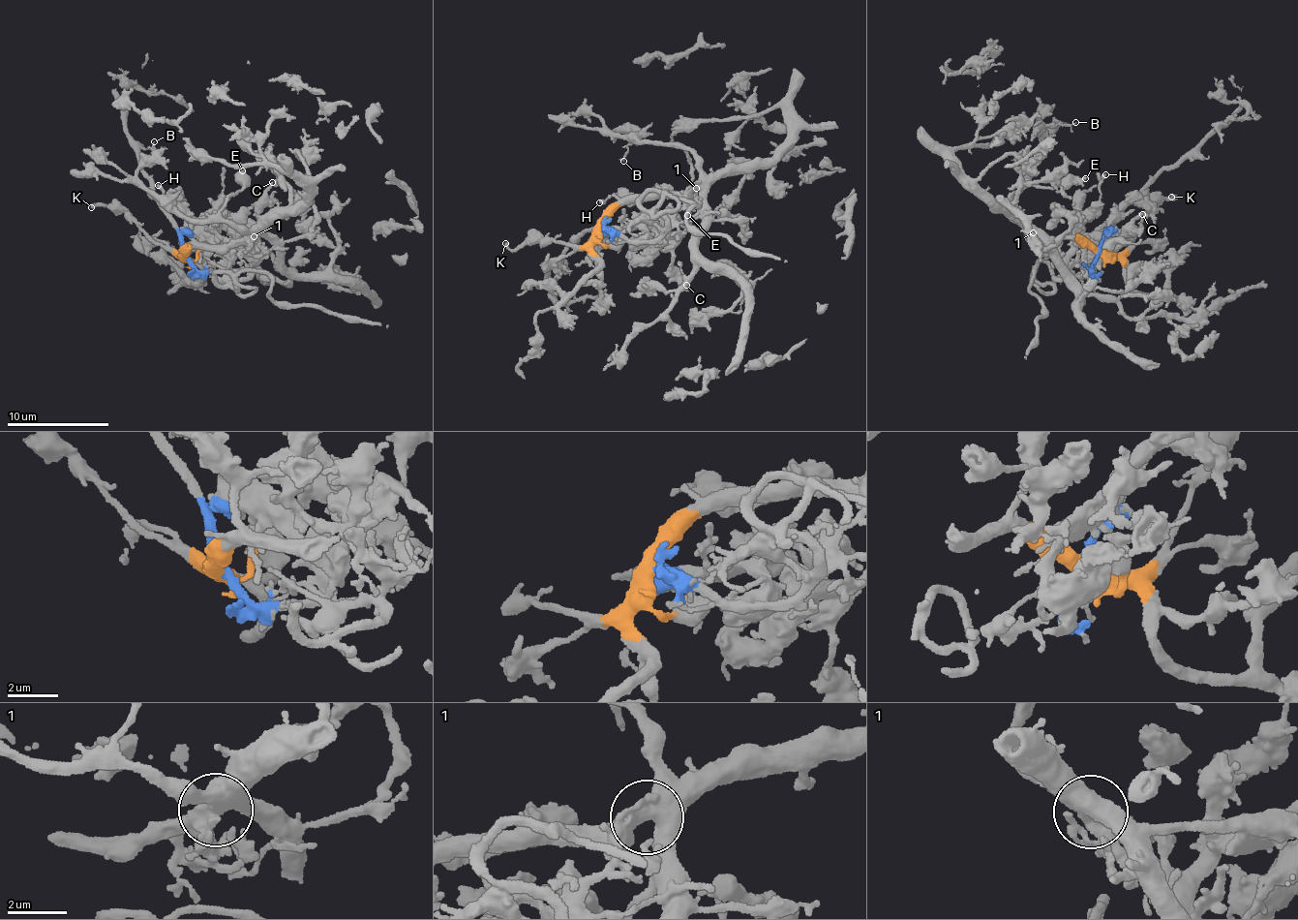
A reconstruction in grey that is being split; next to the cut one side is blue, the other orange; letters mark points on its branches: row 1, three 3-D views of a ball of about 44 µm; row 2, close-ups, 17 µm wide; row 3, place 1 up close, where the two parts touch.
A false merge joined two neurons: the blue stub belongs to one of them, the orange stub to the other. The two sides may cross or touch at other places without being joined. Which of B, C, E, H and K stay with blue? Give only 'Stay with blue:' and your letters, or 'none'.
Stay with blue: none

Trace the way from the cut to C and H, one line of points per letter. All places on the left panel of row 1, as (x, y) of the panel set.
C: (183, 257), (196, 245), (242, 245), (256, 233), (265, 231), (258, 223), (254, 225), (258, 221), (272, 181)
H: (183, 257), (195, 237), (159, 184)

